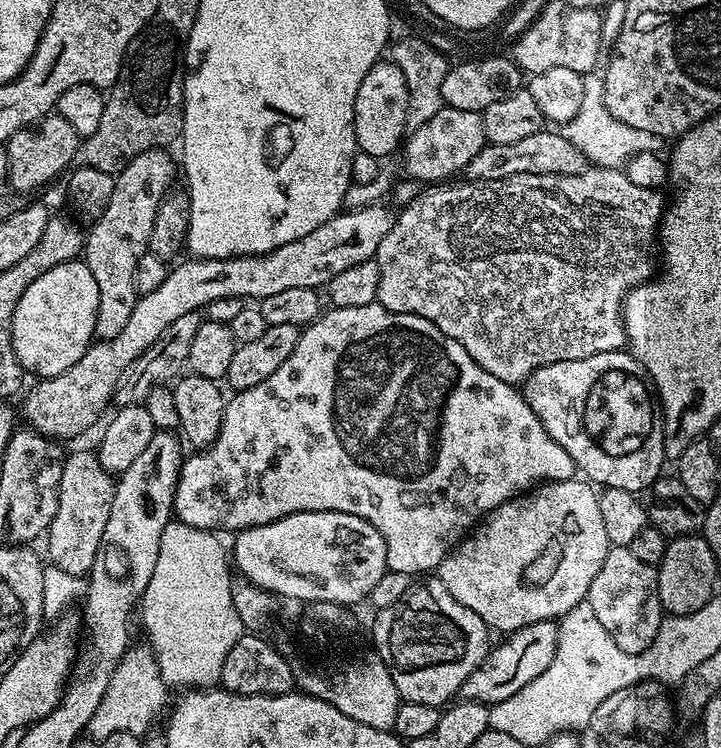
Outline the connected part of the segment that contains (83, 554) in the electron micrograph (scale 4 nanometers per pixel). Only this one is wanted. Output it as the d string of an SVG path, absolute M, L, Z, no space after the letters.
M95 451L76 452L67 457L62 470L62 482L58 490L58 510L46 533L48 556L53 565L66 574L84 578L94 566L94 558L100 549L102 530L106 530L106 518L110 518L110 502L116 493L113 473L106 471Z

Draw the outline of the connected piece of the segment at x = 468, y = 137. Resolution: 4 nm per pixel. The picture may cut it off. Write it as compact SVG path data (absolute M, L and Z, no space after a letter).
M450 107L440 108L438 114L434 114L429 122L413 129L405 139L402 153L406 162L407 177L422 184L434 184L451 179L452 174L461 173L480 150L487 144L485 138L485 126L482 125L482 114L474 111L454 110Z

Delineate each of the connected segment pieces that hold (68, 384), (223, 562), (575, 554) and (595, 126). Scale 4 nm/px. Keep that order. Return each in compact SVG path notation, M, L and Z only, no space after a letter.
M377 202L353 212L341 211L318 226L318 230L306 234L306 238L298 238L298 242L290 242L275 248L273 252L265 252L263 256L231 256L213 260L187 258L182 261L176 269L173 267L169 271L162 286L137 299L120 334L93 343L86 354L82 354L82 358L70 366L70 370L41 379L32 389L27 389L28 397L27 392L23 397L27 427L65 442L71 436L82 435L96 423L99 425L109 411L108 403L113 403L116 390L129 368L162 334L162 330L170 322L177 321L182 314L207 309L214 298L259 302L270 298L270 294L278 294L297 286L320 290L338 278L342 270L350 270L350 266L358 266L358 262L373 259L378 246L382 246L382 238L390 234L396 221L394 212L386 205L387 203Z
M178 519L168 523L166 530L162 530L154 575L140 598L138 616L140 612L144 632L148 635L146 643L153 649L162 678L172 690L207 690L219 685L226 654L230 654L234 642L246 632L231 598L234 576L230 571L230 552L216 536L219 535L215 531L186 526Z
M580 478L545 482L488 513L444 557L438 579L462 606L474 610L489 629L507 634L530 622L559 621L574 606L585 603L591 582L606 561L609 550L597 489Z
M594 70L585 73L583 86L580 110L577 116L565 123L562 131L567 140L582 151L583 156L593 167L623 169L634 154L663 153L667 149L668 142L665 137L647 133L646 130L637 130L625 123L618 123L609 114L605 108L604 78L601 73Z

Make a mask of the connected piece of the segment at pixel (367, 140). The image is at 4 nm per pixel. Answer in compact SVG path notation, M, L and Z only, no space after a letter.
M381 58L376 65L368 71L366 78L362 78L362 86L358 86L358 98L354 102L354 126L356 127L356 147L359 151L385 158L392 151L401 147L408 126L408 91L406 90L406 78L402 70L392 63L391 59Z

